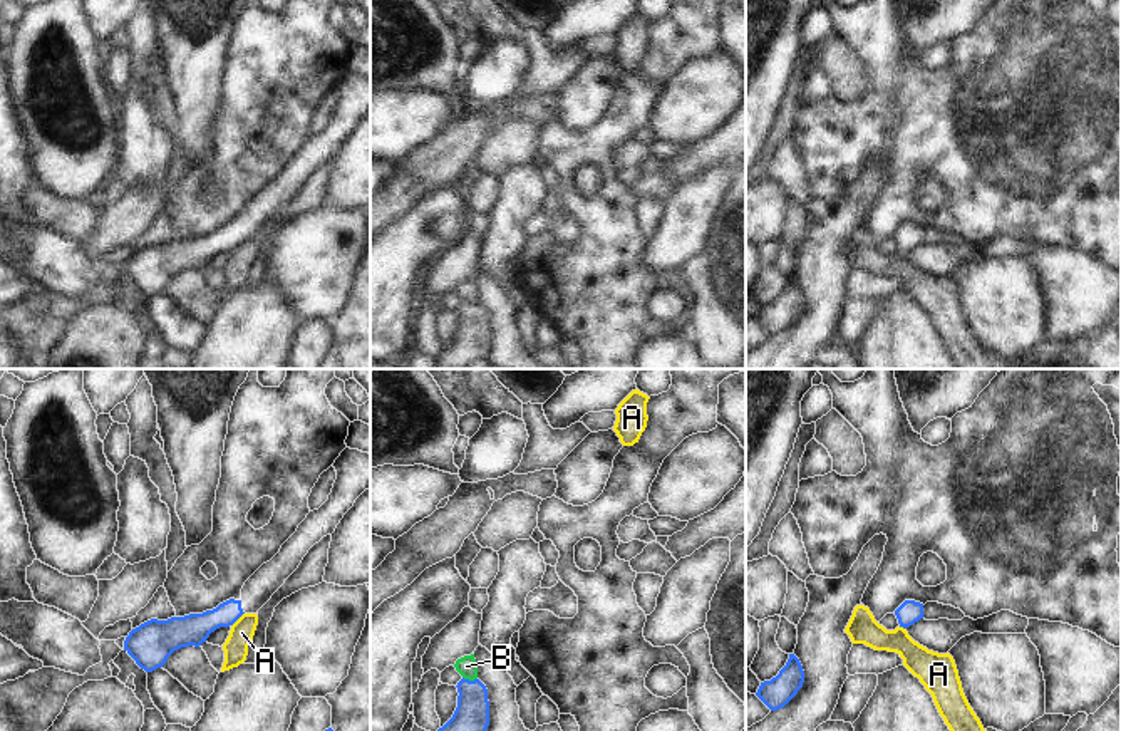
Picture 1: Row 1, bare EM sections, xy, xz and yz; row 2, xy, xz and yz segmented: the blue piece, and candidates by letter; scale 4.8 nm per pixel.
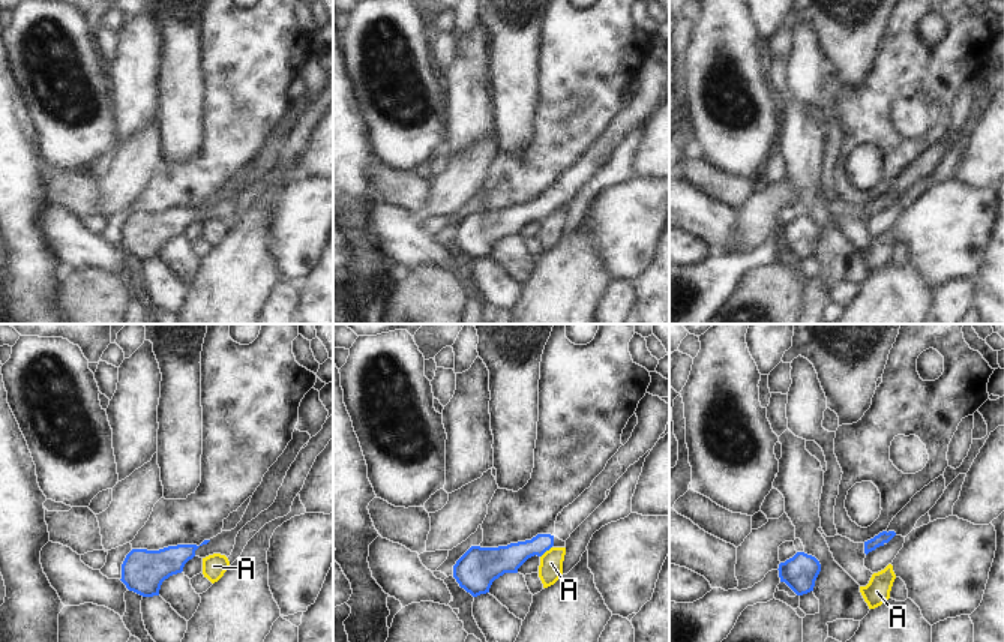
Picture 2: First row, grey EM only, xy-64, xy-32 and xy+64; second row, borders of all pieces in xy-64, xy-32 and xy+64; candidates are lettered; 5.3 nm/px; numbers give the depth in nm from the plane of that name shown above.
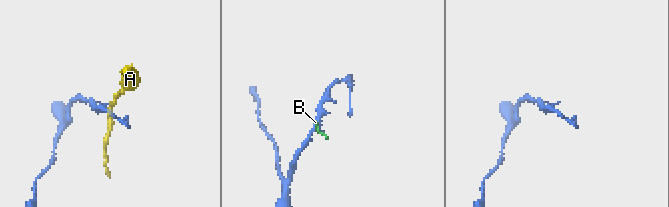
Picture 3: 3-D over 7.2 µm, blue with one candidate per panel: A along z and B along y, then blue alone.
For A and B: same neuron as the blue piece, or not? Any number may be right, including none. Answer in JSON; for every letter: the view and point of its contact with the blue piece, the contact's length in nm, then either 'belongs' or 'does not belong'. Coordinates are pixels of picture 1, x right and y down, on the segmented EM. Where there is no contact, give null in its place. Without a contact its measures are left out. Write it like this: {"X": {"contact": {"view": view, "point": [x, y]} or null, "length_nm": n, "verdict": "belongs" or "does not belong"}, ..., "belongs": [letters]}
{"A": {"contact": {"view": "xy", "point": [238, 617]}, "length_nm": 90, "verdict": "does not belong"}, "B": {"contact": {"view": "xz", "point": [468, 679]}, "length_nm": 70, "verdict": "does not belong"}, "belongs": []}

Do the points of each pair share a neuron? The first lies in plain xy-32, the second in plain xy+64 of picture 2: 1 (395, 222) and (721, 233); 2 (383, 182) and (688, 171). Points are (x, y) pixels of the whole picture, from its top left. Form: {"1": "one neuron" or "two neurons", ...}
{"1": "one neuron", "2": "one neuron"}

